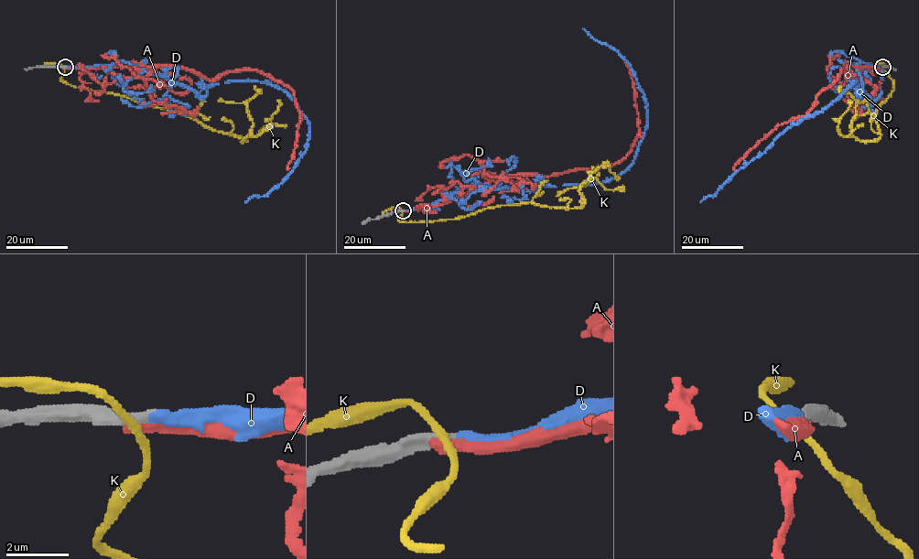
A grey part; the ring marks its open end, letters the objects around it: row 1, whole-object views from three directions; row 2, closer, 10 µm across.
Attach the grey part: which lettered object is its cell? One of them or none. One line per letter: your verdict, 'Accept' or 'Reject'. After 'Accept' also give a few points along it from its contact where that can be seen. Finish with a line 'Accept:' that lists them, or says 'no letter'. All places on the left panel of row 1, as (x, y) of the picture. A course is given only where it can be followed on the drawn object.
A: Reject
D: Accept. Its course: (65, 67), (140, 65), (200, 95), (238, 80), (282, 90), (307, 118), (307, 147), (278, 184), (245, 202)
K: Reject
Accept: D

